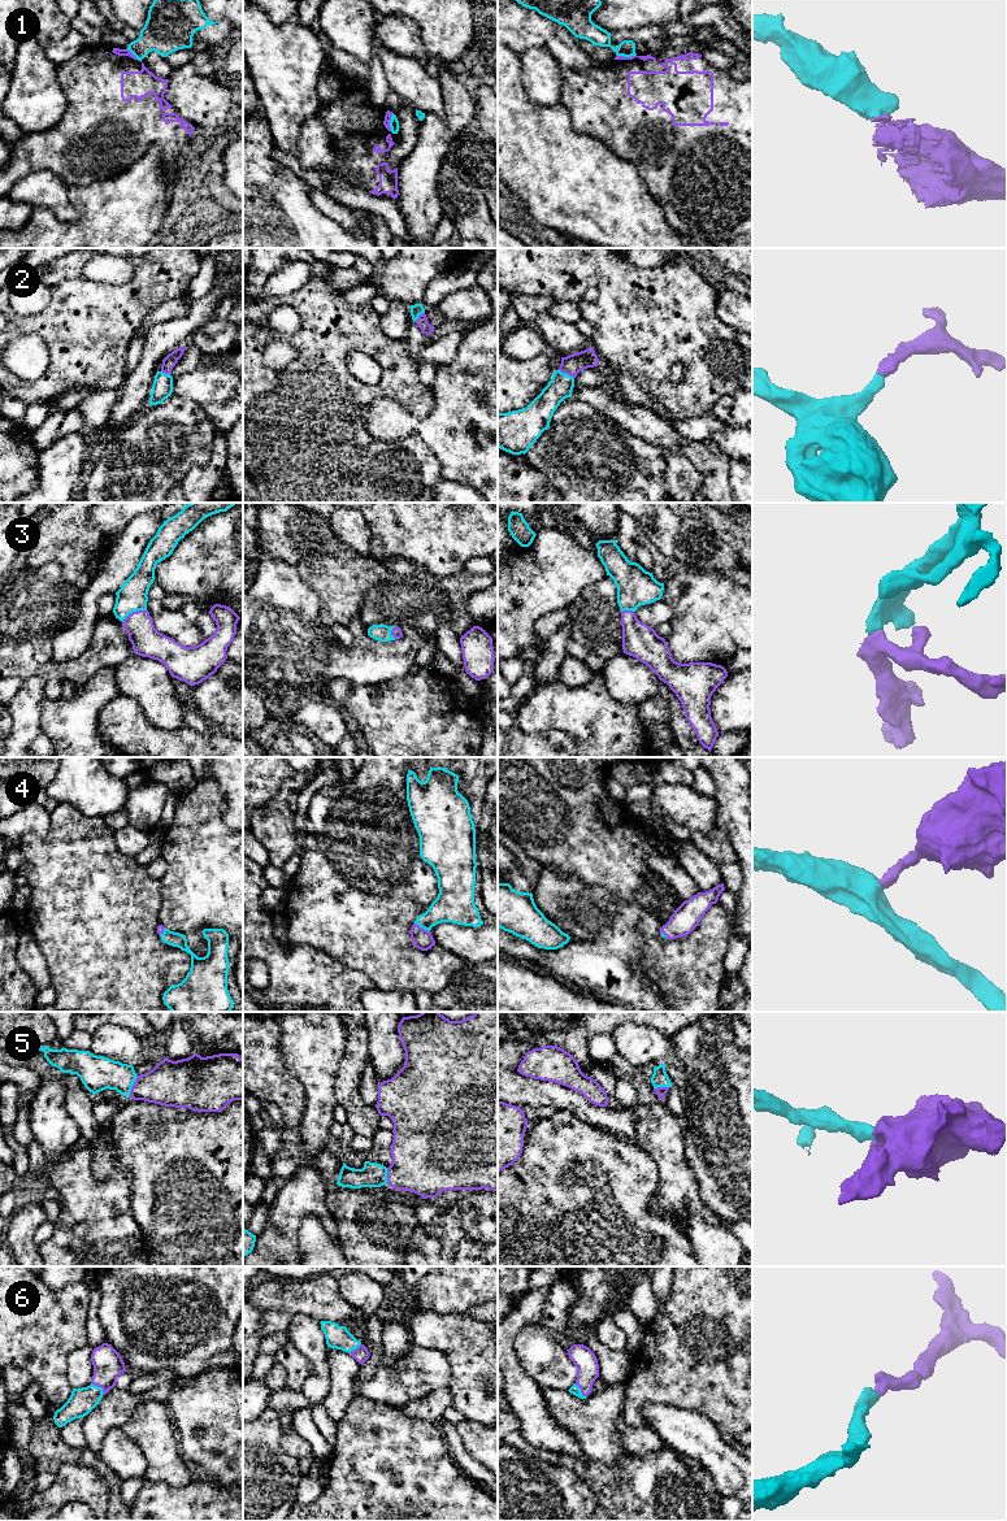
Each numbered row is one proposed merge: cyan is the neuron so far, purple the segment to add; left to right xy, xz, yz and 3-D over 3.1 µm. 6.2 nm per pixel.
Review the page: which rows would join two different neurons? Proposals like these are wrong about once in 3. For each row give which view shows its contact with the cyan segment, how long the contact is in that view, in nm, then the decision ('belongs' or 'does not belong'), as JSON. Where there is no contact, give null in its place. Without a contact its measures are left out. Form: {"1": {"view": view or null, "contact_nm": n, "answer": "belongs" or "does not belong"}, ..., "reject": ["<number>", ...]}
{"1": {"view": "yz", "contact_nm": 130, "answer": "does not belong"}, "2": {"view": "yz", "contact_nm": 120, "answer": "belongs"}, "3": {"view": "xy", "contact_nm": 180, "answer": "belongs"}, "4": {"view": "xz", "contact_nm": 110, "answer": "belongs"}, "5": {"view": "xy", "contact_nm": 140, "answer": "belongs"}, "6": {"view": "xy", "contact_nm": 110, "answer": "belongs"}, "reject": ["1"]}

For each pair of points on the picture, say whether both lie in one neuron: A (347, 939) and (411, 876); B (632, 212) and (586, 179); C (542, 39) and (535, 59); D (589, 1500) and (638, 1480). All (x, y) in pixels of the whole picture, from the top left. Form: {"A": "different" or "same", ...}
{"A": "same", "B": "same", "C": "different", "D": "different"}

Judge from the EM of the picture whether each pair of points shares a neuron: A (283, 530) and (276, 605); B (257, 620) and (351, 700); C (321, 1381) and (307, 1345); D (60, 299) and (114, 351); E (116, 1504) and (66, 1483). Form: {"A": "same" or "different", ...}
{"A": "different", "B": "different", "C": "same", "D": "same", "E": "different"}

